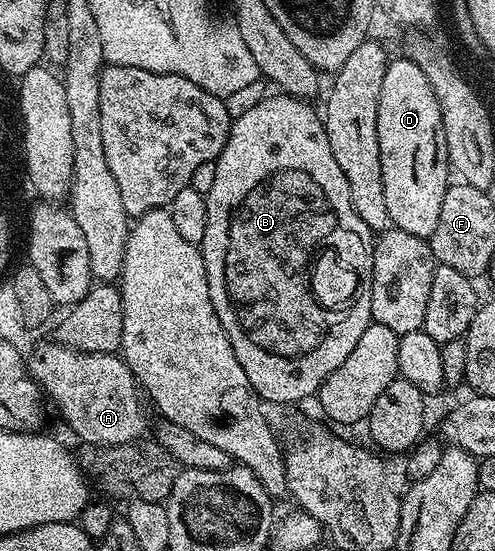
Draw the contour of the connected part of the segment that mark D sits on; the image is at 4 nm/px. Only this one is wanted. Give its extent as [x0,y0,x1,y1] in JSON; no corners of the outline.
[379,58,451,237]

